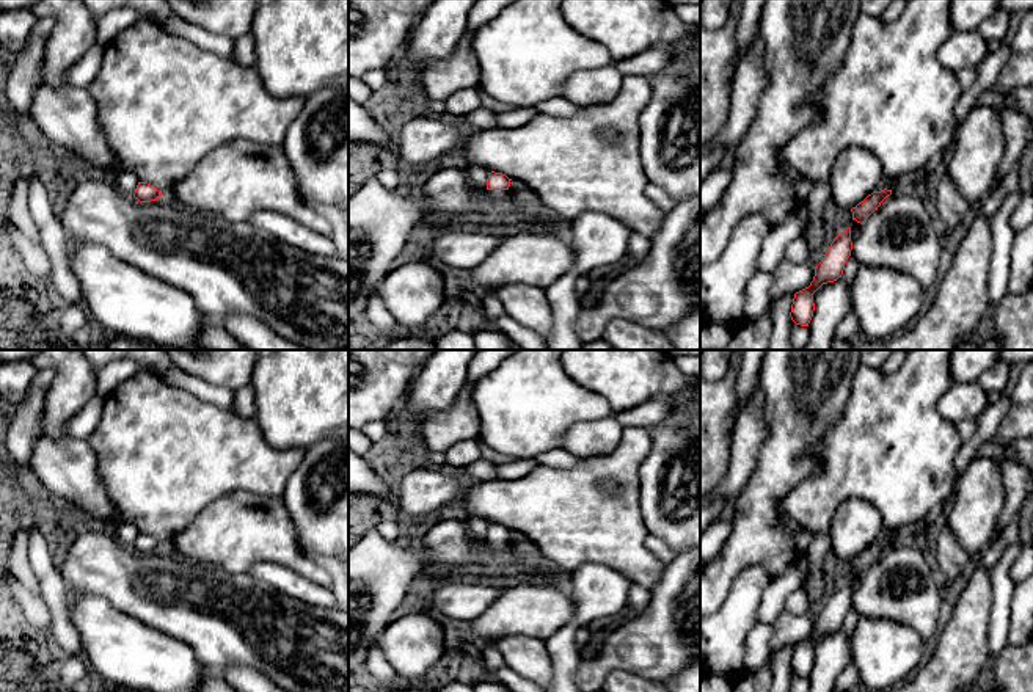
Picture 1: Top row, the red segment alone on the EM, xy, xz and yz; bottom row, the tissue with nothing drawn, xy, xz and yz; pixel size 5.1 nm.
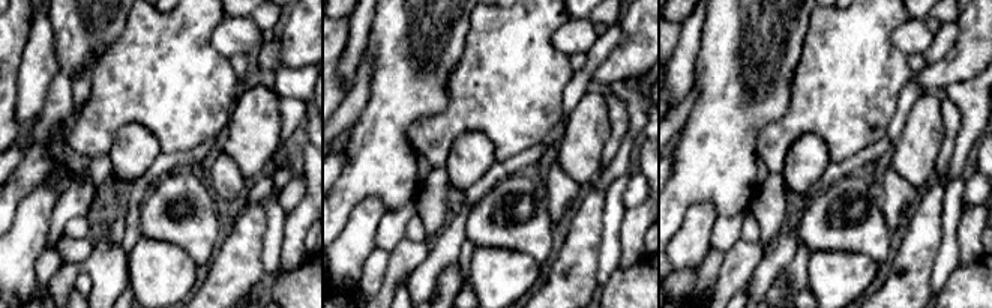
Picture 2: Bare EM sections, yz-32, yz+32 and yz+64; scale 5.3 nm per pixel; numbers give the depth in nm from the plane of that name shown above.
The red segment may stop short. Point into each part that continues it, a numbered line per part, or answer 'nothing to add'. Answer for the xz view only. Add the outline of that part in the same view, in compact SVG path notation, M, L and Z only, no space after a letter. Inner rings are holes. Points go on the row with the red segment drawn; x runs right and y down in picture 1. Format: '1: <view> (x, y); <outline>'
1: xz (493, 196); M487 190L485 199L491 206L498 206L502 201L509 199L509 190Z

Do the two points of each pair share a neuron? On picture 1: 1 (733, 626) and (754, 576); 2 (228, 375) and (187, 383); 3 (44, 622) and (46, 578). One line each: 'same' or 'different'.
1: same
2: different
3: different

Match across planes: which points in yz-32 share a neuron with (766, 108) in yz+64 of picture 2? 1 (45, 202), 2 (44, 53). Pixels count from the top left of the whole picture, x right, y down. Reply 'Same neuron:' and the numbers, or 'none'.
Same neuron: none

